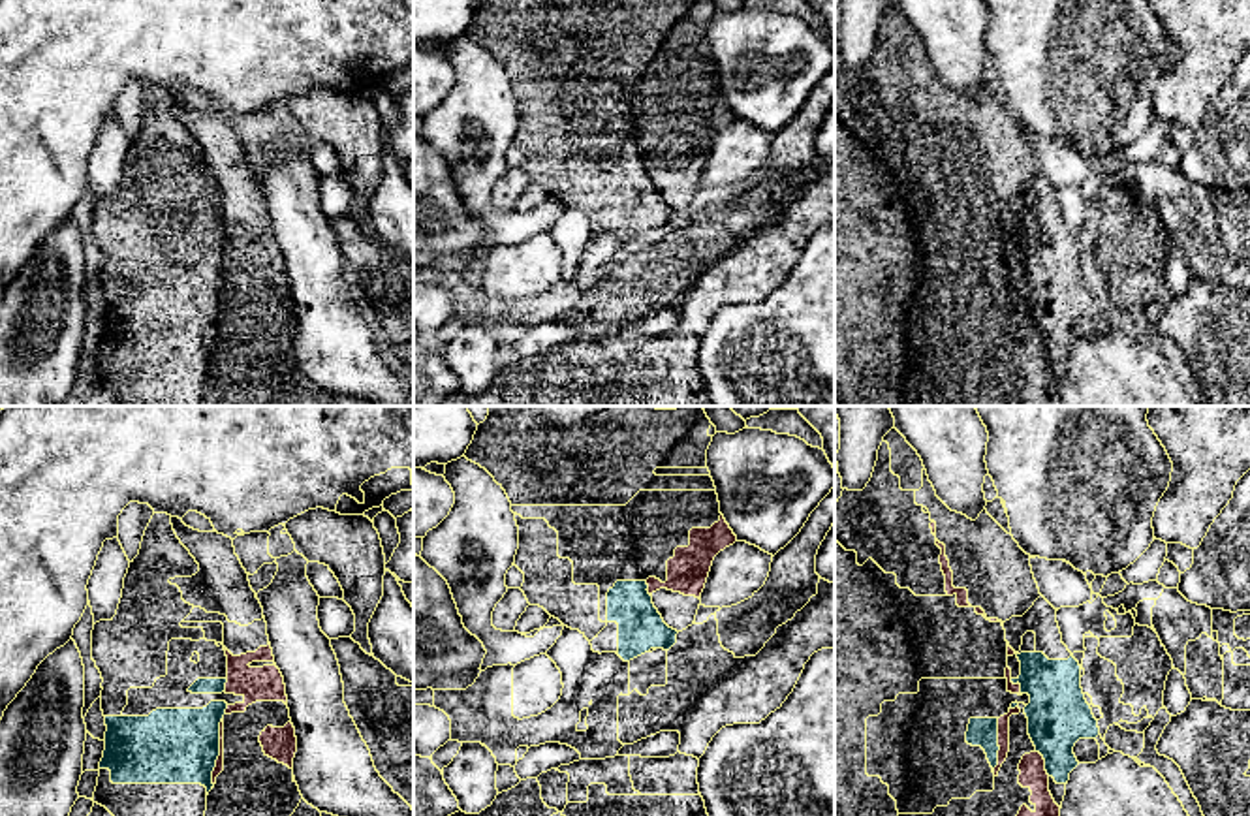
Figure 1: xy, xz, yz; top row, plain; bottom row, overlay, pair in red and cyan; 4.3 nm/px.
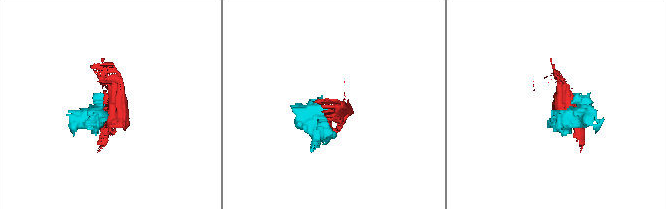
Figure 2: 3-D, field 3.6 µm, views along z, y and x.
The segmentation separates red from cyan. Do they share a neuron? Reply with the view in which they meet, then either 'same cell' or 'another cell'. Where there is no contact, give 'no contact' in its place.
xy | another cell

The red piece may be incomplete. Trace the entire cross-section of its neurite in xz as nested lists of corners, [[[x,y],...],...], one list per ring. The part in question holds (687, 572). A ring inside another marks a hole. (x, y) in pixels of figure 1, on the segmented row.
[[[720,515],[711,528],[690,530],[690,545],[677,547],[675,557],[667,560],[665,583],[647,579],[652,604],[669,628],[682,632],[694,624],[712,560],[735,541],[737,536]]]

